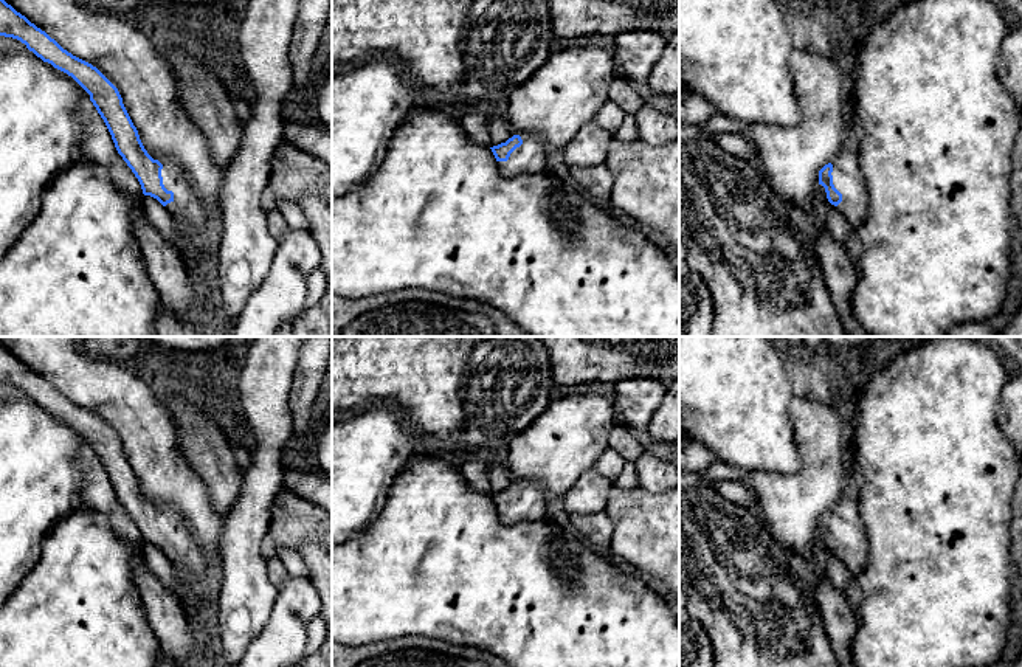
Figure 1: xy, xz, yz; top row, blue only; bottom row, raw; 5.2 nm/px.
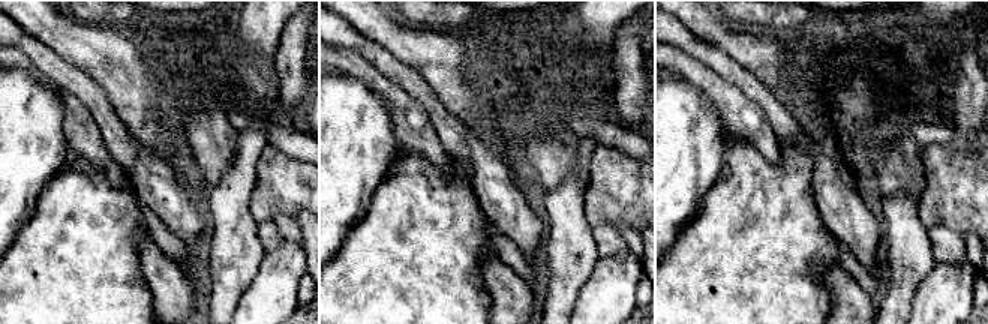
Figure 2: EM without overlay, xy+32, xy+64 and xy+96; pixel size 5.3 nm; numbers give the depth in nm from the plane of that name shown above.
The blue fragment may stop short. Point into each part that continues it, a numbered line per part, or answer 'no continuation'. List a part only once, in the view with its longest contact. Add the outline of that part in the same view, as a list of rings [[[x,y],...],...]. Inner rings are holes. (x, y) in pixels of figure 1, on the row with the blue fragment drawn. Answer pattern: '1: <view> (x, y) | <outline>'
1: xy (188, 211) | [[[150,157],[163,164],[163,185],[167,191],[174,192],[174,200],[164,206],[166,211],[185,234],[192,236],[205,230],[211,214],[194,191],[191,181],[186,180],[185,169],[171,158]]]

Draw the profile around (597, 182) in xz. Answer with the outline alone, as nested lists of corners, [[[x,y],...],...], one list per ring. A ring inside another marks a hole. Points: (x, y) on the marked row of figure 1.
[[[606,164],[594,168],[569,166],[571,181],[585,194],[597,199],[609,199],[613,175]]]

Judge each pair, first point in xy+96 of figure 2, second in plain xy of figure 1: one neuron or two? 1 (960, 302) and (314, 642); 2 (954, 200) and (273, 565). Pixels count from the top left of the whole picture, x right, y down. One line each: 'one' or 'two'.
1: two
2: two

